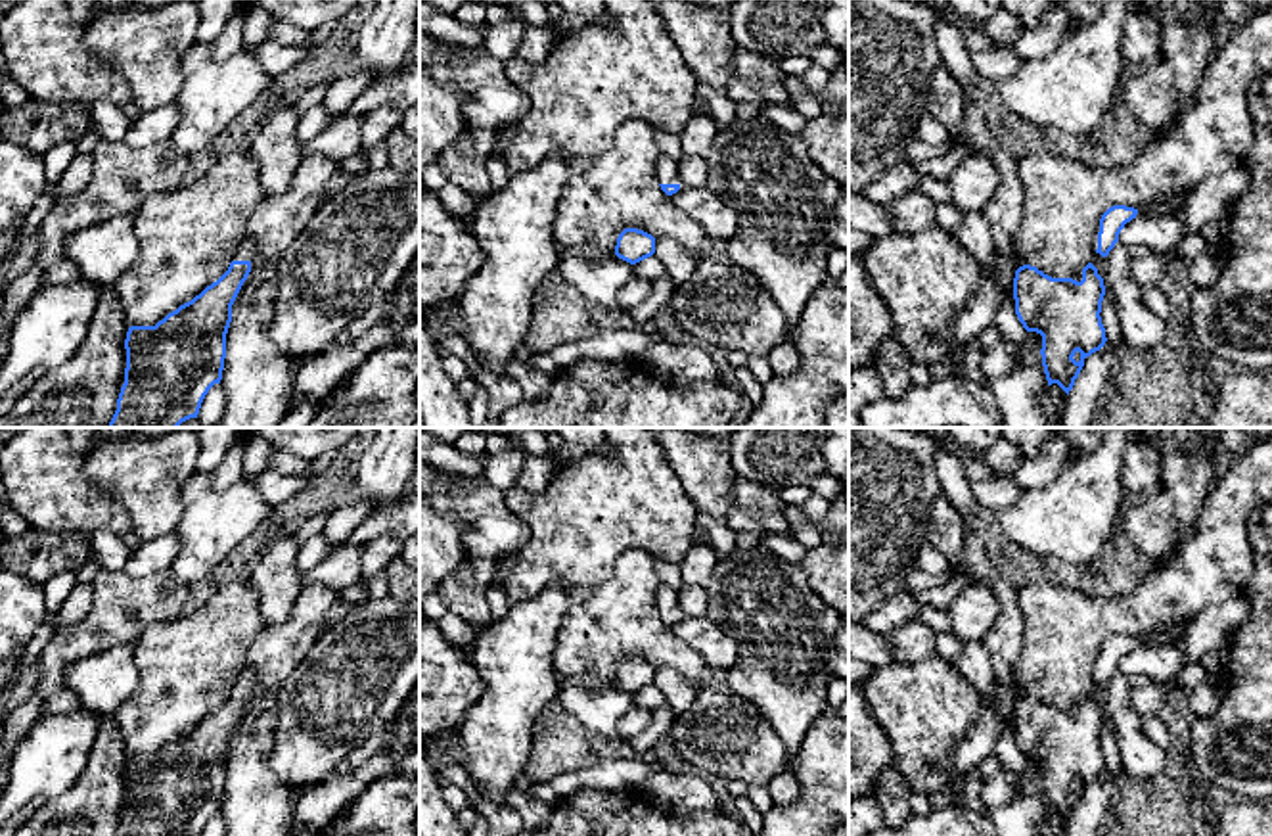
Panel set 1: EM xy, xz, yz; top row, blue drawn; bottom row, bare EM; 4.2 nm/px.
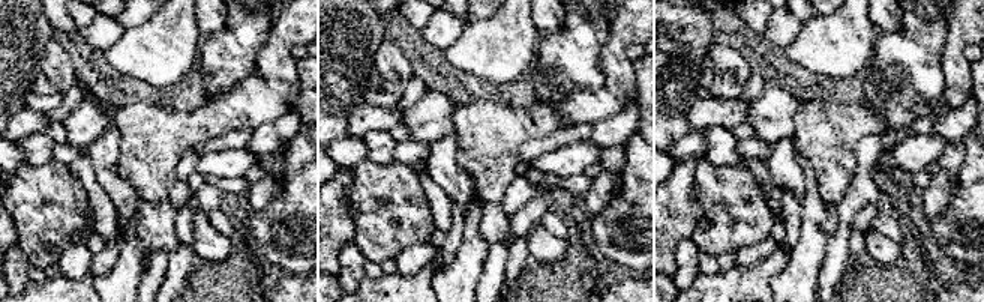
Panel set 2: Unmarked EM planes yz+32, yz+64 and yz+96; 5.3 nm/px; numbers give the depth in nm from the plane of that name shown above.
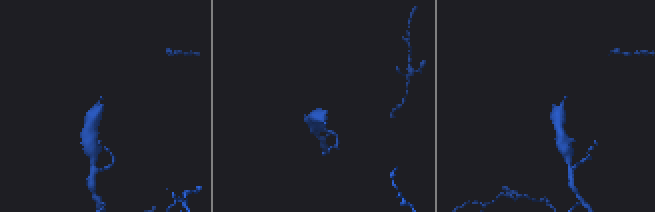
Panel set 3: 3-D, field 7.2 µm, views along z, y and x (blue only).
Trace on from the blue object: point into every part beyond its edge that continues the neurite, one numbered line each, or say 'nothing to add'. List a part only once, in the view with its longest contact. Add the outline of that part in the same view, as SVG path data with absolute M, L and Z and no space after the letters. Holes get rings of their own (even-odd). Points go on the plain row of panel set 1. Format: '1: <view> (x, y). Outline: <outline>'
1: xz (667, 599). Outline: M659 583L655 592L655 604L659 614L678 614L680 617L684 617L678 602L678 589Z

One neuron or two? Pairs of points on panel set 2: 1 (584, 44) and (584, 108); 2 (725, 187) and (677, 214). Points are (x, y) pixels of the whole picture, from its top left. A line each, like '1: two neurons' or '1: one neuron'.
1: two neurons
2: two neurons

